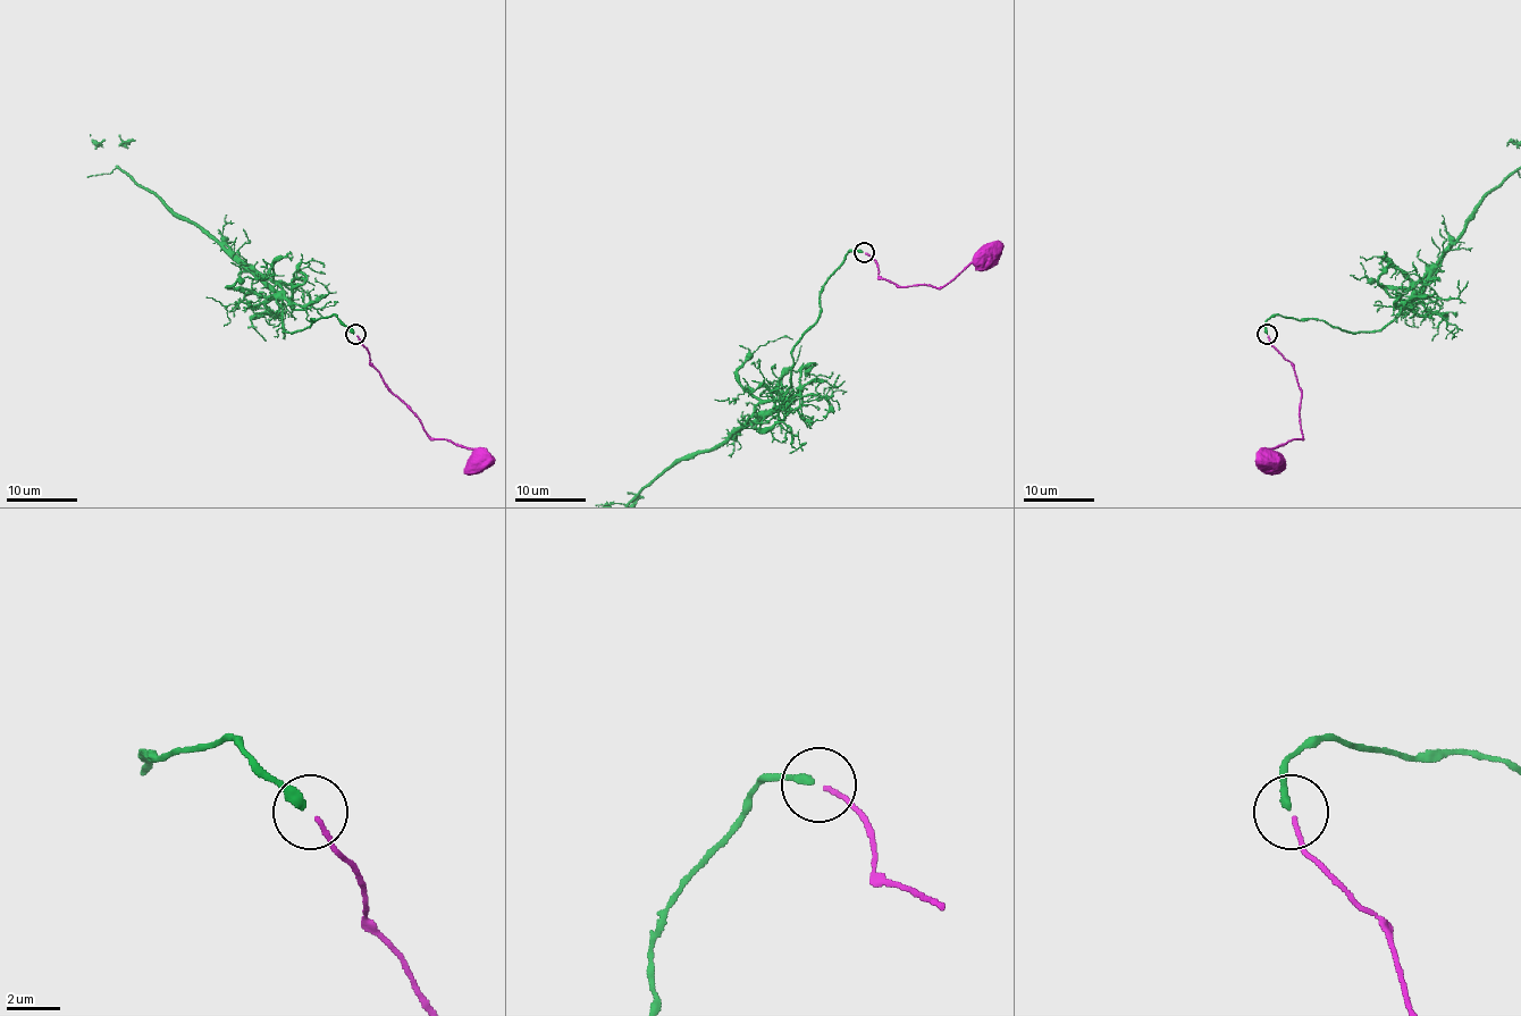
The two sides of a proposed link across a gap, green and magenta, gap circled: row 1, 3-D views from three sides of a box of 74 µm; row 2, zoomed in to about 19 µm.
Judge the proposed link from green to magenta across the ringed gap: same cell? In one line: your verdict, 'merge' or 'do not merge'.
merge

